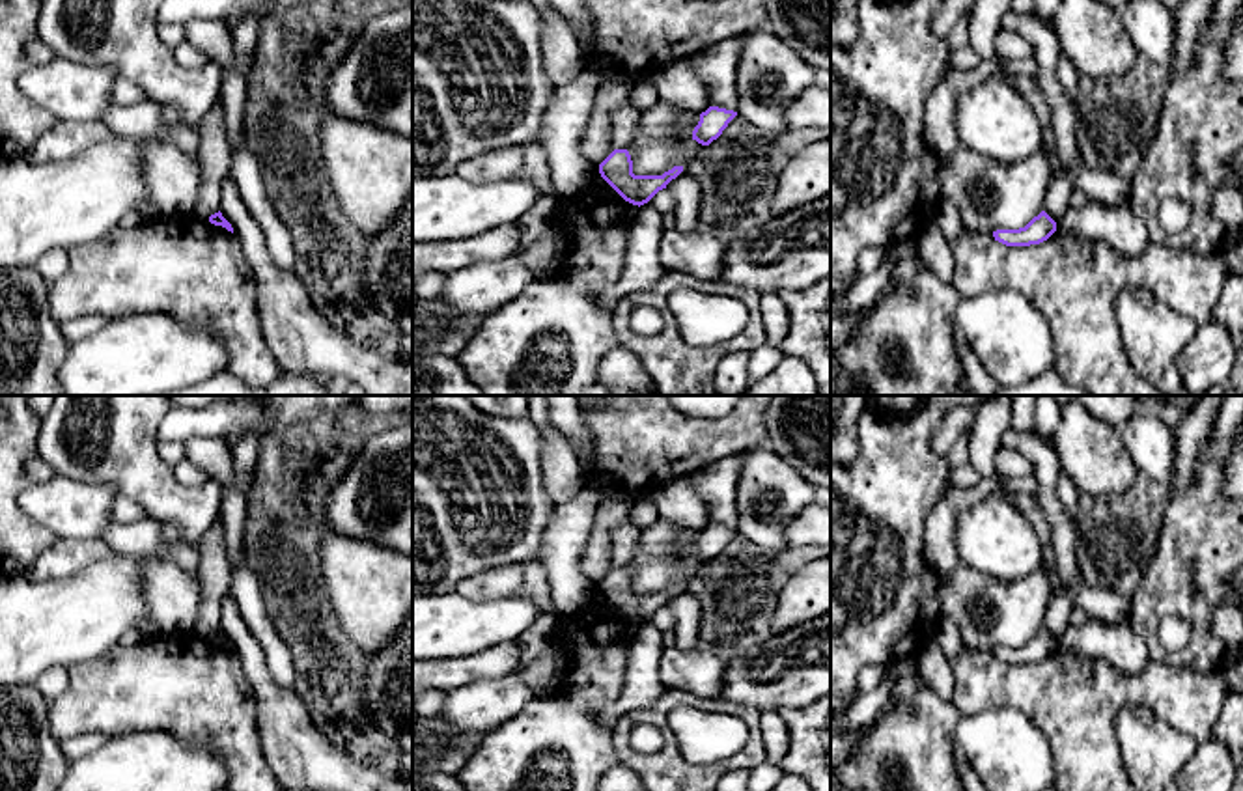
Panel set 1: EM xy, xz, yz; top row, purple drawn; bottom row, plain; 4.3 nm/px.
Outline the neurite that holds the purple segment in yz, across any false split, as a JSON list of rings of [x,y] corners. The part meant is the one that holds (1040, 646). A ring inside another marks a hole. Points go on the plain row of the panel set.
[[[1041,629],[1025,645],[1019,647],[997,647],[995,659],[1006,664],[1030,664],[1047,659],[1056,649],[1056,640]]]

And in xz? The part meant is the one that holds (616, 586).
[[[614,567],[601,582],[601,595],[629,621],[644,623],[659,608],[676,597],[683,590],[683,584],[674,584],[663,593],[635,593],[633,578],[627,567]]]

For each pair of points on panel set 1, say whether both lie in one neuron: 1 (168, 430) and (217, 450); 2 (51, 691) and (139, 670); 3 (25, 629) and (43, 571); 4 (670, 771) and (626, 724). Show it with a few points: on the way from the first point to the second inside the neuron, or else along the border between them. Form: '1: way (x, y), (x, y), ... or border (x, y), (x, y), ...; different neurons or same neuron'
1: border (221, 437), (189, 437), (181, 443); different neurons
2: border (68, 670), (68, 685), (51, 702); different neurons
3: border (83, 569), (43, 581), (34, 581), (27, 573); different neurons
4: way (654, 769), (641, 763), (622, 741); same neuron

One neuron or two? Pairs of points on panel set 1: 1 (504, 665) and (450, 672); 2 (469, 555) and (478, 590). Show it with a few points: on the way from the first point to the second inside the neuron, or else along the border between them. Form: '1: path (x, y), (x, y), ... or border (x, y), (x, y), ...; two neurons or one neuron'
1: path (491, 665), (463, 670); one neuron
2: border (517, 562), (465, 575), (454, 590); two neurons

